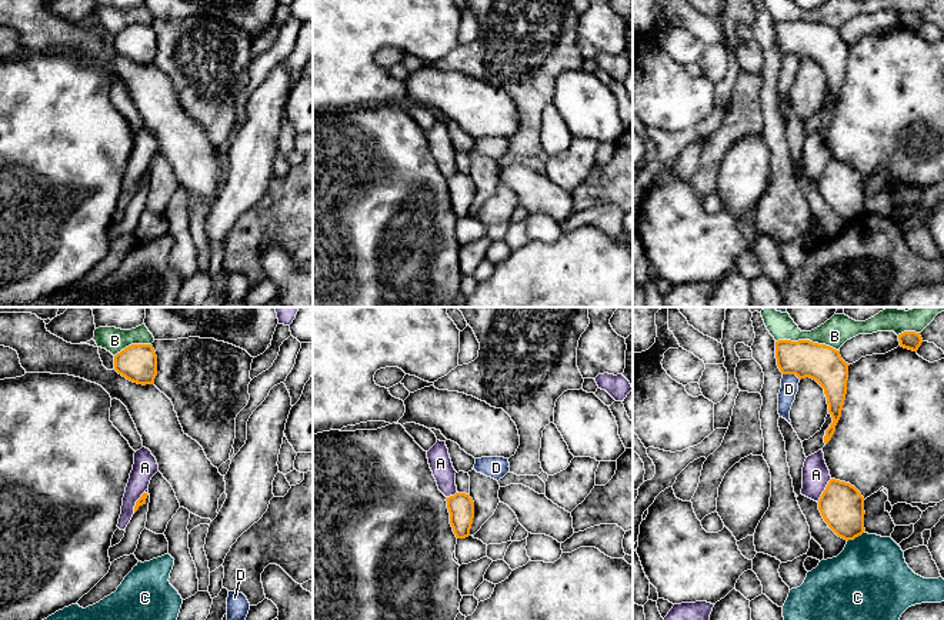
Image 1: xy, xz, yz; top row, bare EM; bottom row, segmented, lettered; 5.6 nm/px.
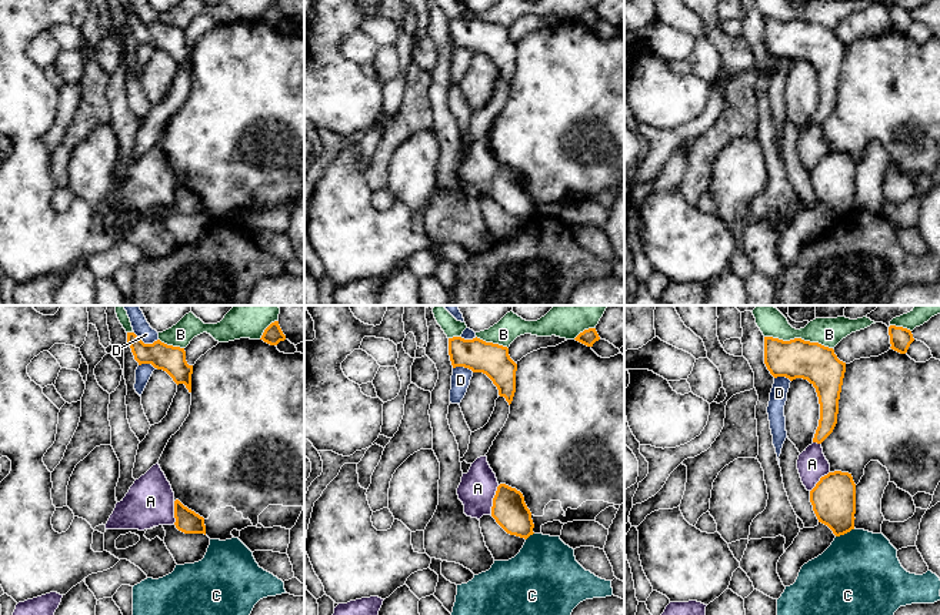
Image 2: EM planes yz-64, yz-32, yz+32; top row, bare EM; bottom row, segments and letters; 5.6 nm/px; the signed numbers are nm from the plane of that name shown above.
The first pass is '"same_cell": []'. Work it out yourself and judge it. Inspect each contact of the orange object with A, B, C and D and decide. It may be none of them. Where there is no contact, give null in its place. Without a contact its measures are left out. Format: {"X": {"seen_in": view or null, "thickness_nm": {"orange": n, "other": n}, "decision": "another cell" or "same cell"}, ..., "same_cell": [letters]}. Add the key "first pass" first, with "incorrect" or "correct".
{"first pass": "correct", "A": {"seen_in": "yz", "thickness_nm": {"orange": 260, "other": 160}, "decision": "another cell"}, "B": {"seen_in": "yz", "thickness_nm": {"orange": 200, "other": 160}, "decision": "another cell"}, "C": {"seen_in": "yz", "thickness_nm": {"orange": 260, "other": 440}, "decision": "another cell"}, "D": {"seen_in": "yz", "thickness_nm": {"orange": 200, "other": 100}, "decision": "another cell"}, "same_cell": []}

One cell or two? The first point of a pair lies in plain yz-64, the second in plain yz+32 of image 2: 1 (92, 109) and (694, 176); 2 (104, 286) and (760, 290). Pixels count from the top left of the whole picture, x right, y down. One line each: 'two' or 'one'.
1: one
2: one

